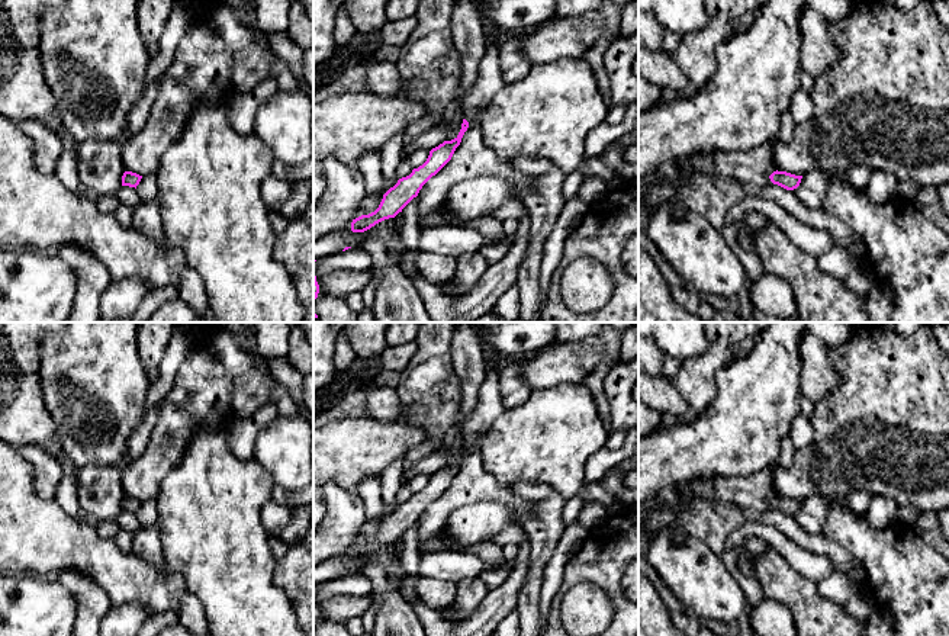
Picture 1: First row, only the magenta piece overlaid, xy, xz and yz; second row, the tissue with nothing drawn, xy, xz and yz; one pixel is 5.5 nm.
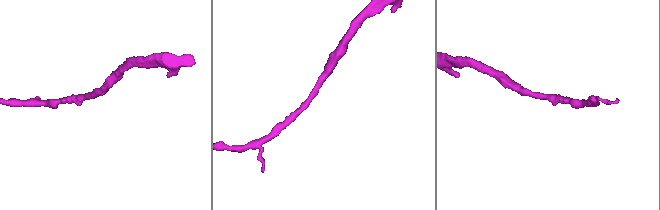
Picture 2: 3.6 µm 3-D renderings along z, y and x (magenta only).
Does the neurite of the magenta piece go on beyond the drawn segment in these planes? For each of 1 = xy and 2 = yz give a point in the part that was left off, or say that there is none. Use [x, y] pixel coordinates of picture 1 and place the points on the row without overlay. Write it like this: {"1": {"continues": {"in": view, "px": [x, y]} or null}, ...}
{"1": {"continues": null}, "2": {"continues": null}}

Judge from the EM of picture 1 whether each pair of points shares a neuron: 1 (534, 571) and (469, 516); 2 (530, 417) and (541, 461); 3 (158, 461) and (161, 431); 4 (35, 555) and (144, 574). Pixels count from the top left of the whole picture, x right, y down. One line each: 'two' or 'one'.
1: two
2: one
3: one
4: one

